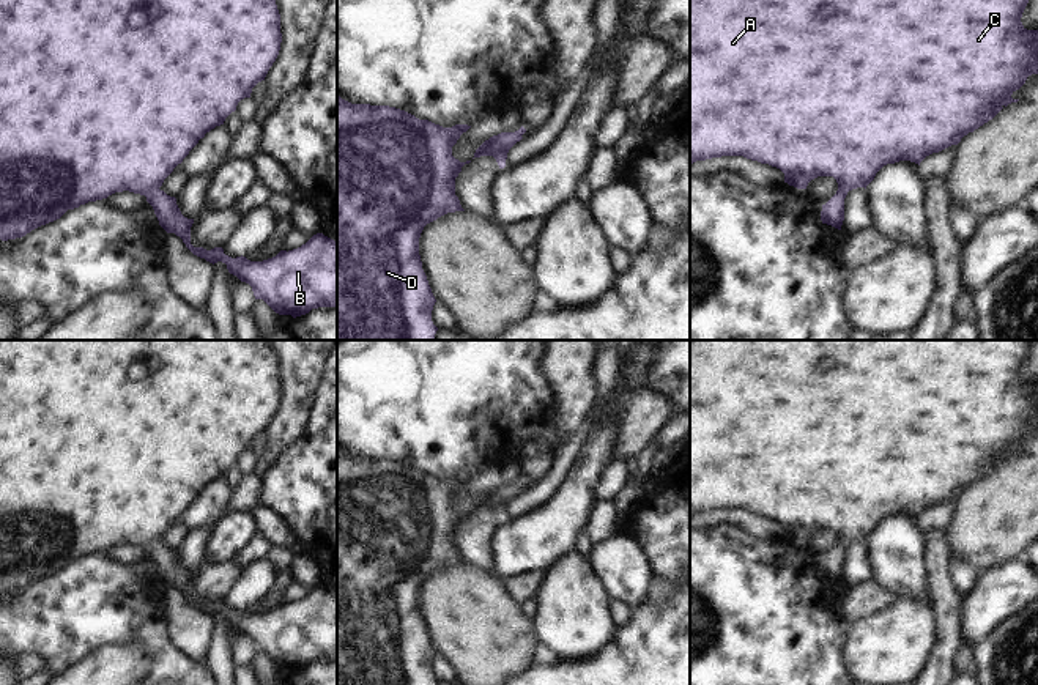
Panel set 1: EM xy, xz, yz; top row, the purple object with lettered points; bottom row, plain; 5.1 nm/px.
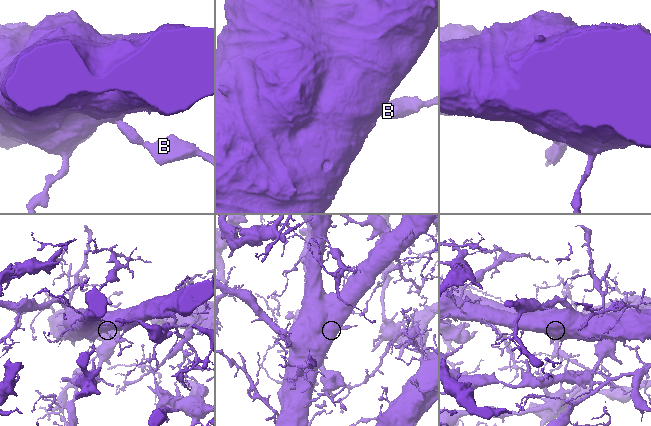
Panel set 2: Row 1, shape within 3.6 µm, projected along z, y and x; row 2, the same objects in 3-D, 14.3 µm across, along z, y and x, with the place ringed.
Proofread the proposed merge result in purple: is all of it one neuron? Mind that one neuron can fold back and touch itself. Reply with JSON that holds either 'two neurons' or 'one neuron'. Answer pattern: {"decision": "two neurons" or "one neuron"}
{"decision": "one neuron"}

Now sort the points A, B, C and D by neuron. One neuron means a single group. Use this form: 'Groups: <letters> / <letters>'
Groups: A B C D

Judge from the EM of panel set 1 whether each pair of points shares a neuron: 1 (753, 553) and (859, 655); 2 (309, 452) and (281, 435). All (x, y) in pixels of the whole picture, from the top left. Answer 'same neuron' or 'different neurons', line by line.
1: different neurons
2: different neurons

